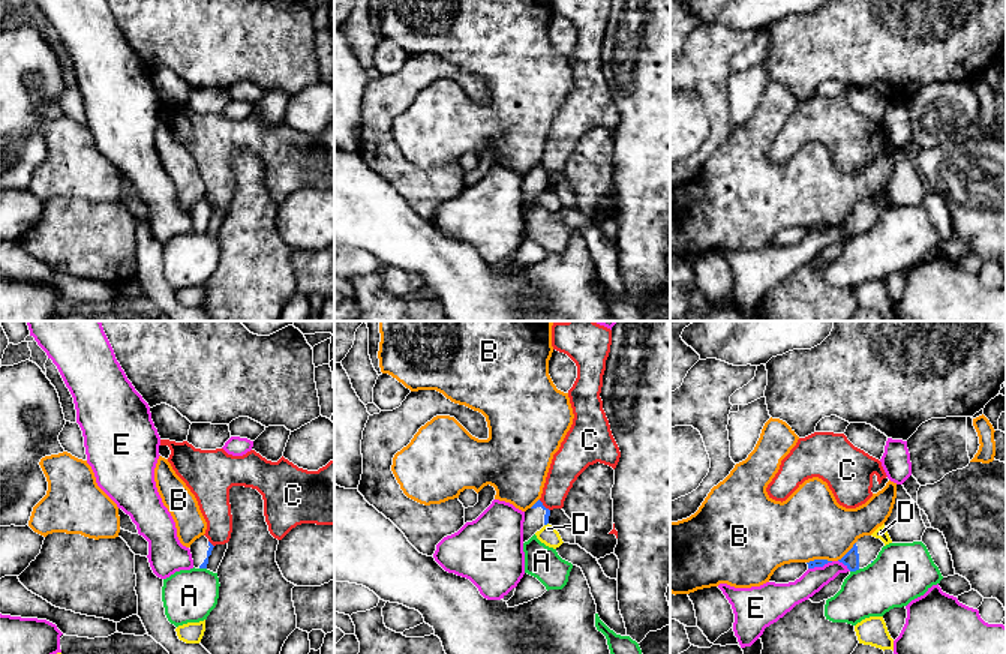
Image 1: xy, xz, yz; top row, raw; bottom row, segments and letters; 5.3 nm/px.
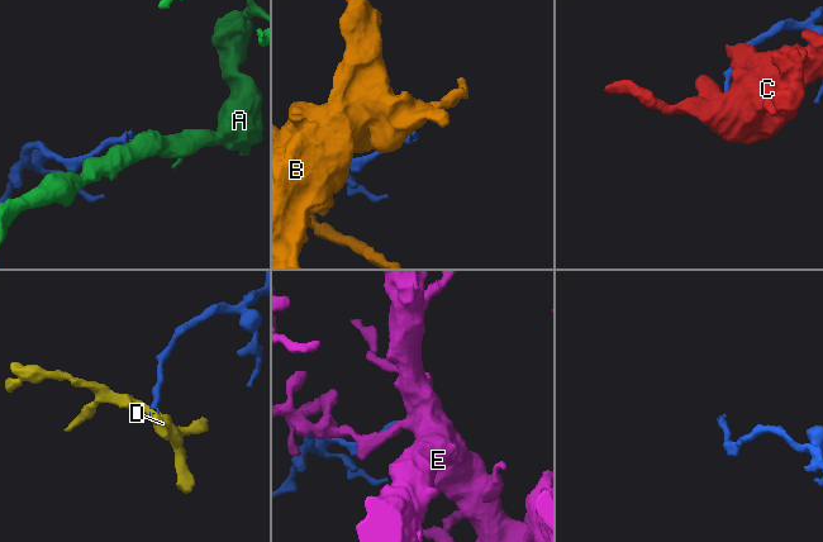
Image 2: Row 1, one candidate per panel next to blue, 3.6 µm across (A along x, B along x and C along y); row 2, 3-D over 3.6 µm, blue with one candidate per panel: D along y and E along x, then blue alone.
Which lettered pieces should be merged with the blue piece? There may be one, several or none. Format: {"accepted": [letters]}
{"accepted": []}

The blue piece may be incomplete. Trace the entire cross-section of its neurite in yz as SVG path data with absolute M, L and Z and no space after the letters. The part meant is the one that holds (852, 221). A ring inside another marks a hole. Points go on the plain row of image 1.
M864 200L858 202L853 212L838 225L843 226L850 236L856 236L871 228L883 210L885 207L880 202Z

